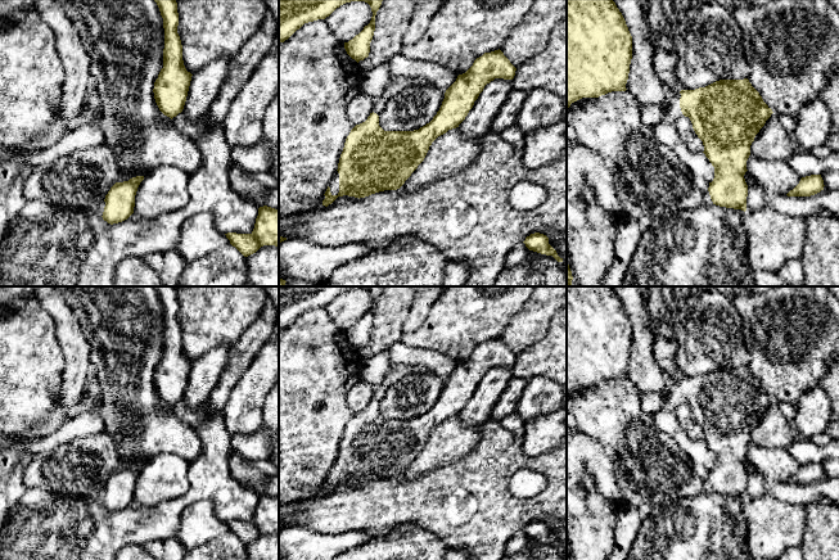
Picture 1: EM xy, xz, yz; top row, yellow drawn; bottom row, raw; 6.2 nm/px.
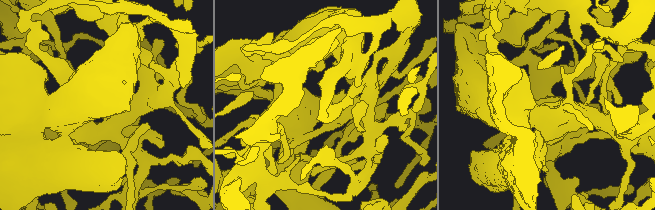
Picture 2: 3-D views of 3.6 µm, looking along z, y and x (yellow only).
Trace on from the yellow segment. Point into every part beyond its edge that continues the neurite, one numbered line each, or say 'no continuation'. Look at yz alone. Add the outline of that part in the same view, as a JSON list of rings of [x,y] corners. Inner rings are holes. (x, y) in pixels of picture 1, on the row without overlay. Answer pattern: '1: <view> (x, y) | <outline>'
1: yz (671, 397) | [[[680,379],[672,380],[663,392],[663,408],[673,411],[678,405],[682,405],[680,396]]]

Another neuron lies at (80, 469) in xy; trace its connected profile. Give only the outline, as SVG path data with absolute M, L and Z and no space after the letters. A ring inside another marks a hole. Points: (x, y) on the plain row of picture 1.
M99 432L59 446L46 456L35 455L24 469L23 482L27 489L96 503L118 465L117 439Z

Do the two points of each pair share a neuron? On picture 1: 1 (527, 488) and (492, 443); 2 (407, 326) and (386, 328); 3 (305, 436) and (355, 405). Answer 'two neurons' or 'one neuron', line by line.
1: two neurons
2: two neurons
3: two neurons

